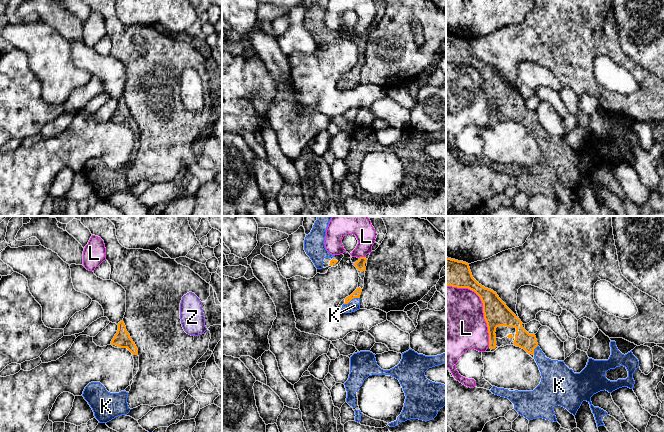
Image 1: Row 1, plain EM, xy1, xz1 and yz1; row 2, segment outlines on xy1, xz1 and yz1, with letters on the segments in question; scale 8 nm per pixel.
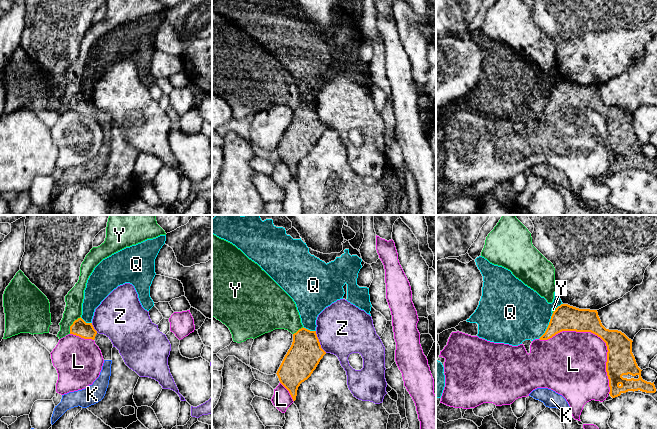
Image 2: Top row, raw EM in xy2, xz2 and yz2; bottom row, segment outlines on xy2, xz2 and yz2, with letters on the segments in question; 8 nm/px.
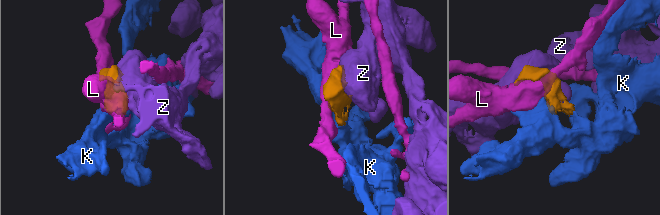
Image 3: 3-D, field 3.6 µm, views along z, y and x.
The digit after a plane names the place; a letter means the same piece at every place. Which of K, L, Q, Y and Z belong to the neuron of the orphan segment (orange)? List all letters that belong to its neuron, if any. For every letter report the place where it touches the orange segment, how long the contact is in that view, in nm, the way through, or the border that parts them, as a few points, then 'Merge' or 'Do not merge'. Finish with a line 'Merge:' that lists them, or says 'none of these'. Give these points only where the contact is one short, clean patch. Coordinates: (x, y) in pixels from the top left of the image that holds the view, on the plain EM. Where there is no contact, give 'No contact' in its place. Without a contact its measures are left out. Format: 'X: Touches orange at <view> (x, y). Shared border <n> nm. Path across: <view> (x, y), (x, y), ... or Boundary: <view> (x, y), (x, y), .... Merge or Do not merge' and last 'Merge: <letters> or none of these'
K: Touches orange at xz1 (351, 75). Shared border 140 nm. Merge
L: Touches orange at yz2 (597, 111). Shared border 700 nm. Do not merge
Q: Touches orange at yz2 (548, 102). Shared border 240 nm. Boundary: yz2 (553, 89), (546, 106), (538, 114). Do not merge
Y: Touches orange at xy2 (72, 100). Shared border 170 nm. Boundary: xy2 (80, 92), (70, 102), (69, 109). Do not merge
Z: Touches orange at xz2 (319, 118). Shared border 200 nm. Boundary: xz2 (315, 107), (320, 122), (326, 128). Do not merge
Merge: K

